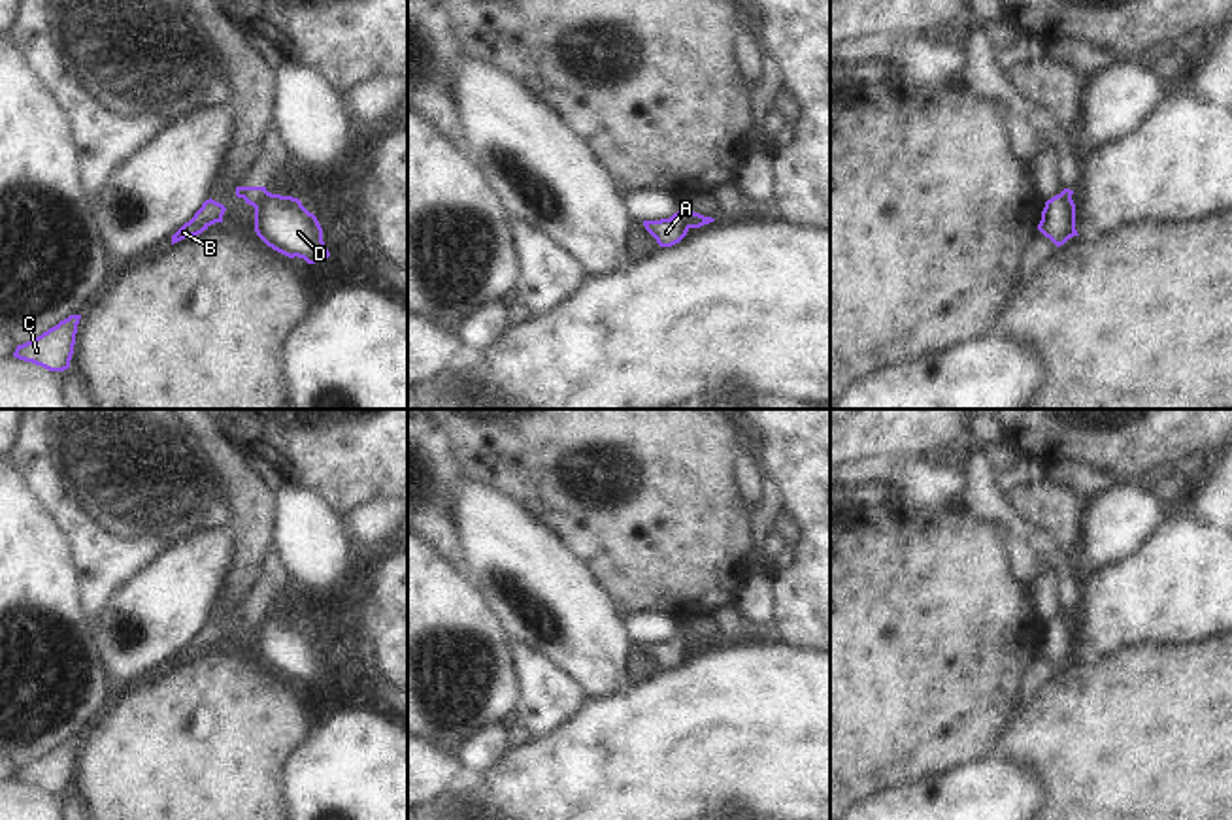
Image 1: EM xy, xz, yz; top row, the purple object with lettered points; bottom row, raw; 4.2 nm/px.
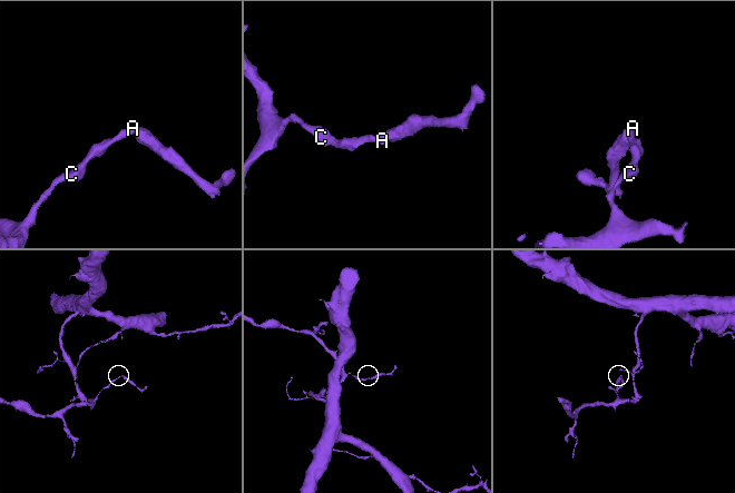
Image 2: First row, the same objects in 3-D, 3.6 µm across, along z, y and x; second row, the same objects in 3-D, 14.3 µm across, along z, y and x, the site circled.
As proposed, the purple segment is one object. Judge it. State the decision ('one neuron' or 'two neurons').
two neurons

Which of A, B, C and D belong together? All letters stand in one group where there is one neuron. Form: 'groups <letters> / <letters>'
groups A B C / D

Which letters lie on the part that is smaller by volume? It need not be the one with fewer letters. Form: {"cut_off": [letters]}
{"cut_off": ["D"]}

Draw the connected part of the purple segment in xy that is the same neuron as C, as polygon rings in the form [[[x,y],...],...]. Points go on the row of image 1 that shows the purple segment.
[[[70,315],[42,336],[17,345],[13,356],[42,366],[49,371],[68,369],[74,354],[79,319],[81,315]]]

